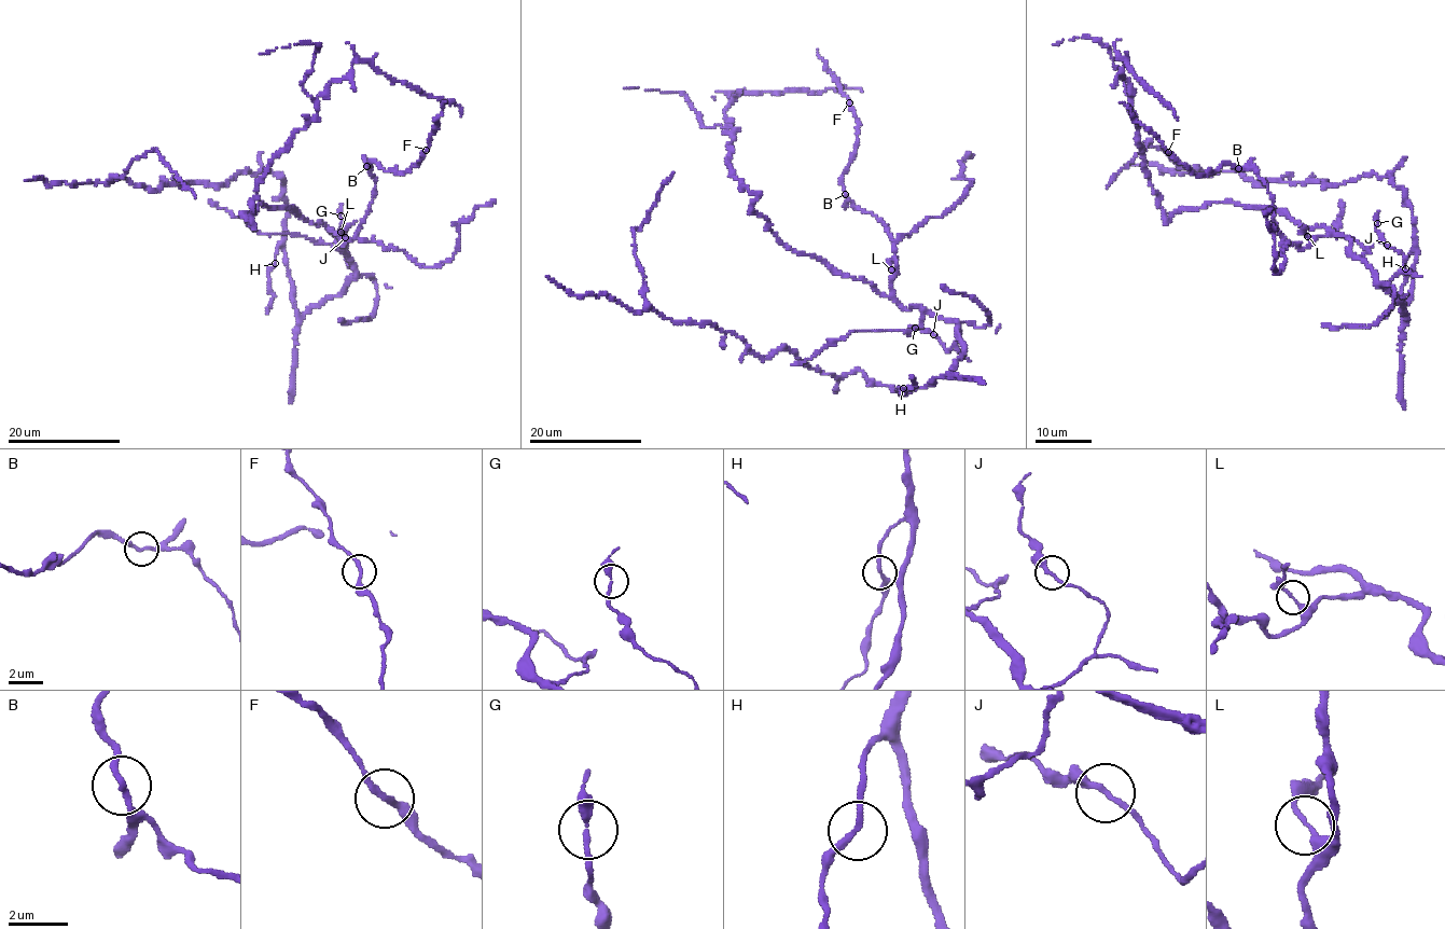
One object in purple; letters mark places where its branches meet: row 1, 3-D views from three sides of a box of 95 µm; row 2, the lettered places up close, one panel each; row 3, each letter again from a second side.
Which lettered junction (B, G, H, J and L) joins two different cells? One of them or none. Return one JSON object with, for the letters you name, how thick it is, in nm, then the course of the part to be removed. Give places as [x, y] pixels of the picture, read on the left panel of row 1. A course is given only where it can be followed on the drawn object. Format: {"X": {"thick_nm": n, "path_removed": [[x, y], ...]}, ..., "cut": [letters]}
{"cut": []}

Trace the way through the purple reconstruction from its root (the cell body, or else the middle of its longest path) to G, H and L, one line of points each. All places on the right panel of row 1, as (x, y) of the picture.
G: (1390, 293), (1387, 282), (1400, 272), (1404, 255), (1385, 243), (1376, 230), (1377, 223)
H: (1390, 293), (1402, 303), (1406, 321), (1404, 307), (1412, 287), (1415, 251), (1406, 257), (1406, 268)
L: (1390, 293), (1378, 281), (1376, 274), (1353, 252), (1350, 241), (1344, 237), (1307, 236)

